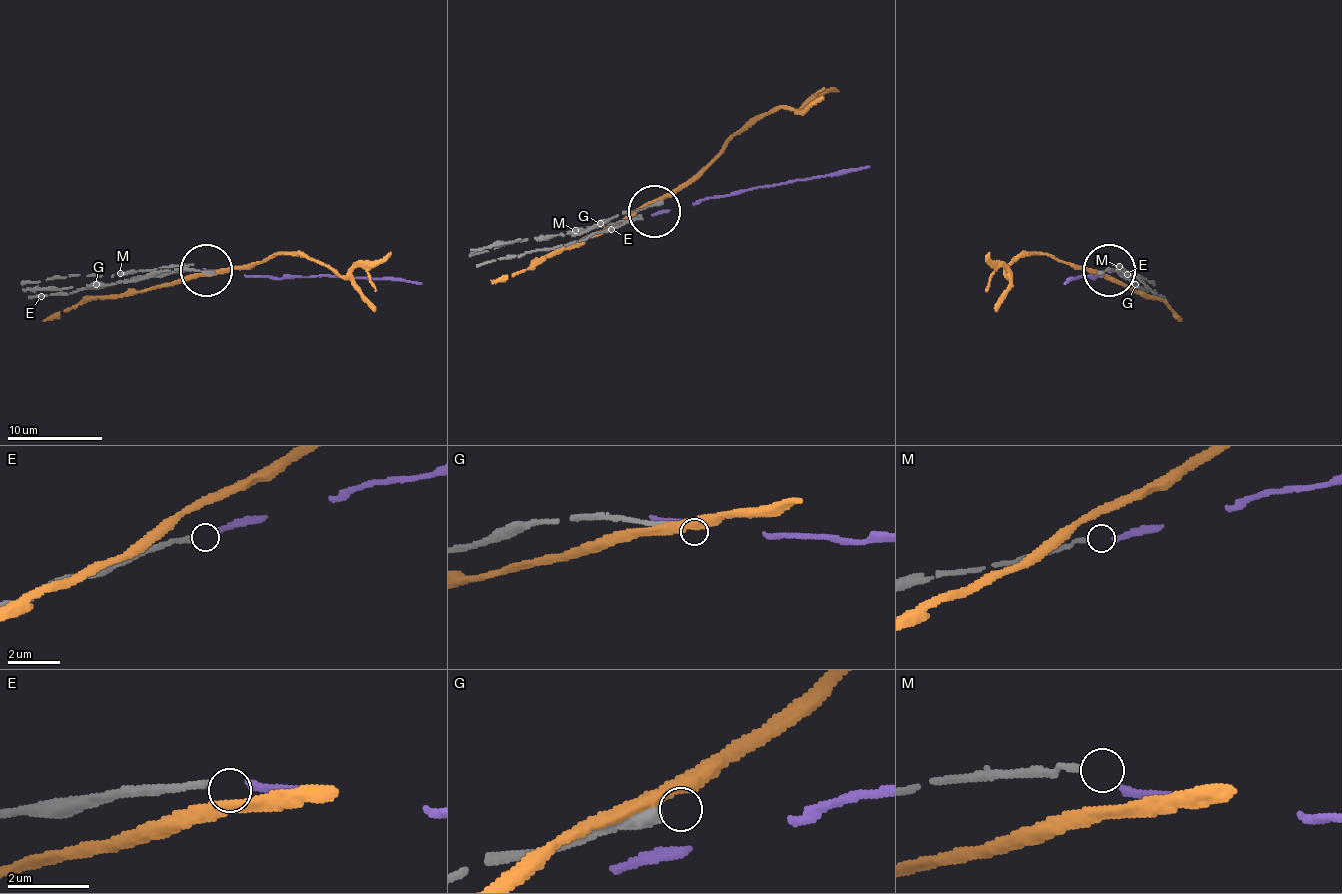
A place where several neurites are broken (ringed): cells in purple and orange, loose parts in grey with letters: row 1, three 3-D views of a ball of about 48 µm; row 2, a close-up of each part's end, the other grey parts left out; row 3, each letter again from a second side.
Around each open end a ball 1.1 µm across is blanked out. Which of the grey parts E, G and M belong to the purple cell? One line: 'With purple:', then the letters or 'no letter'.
With purple: E

